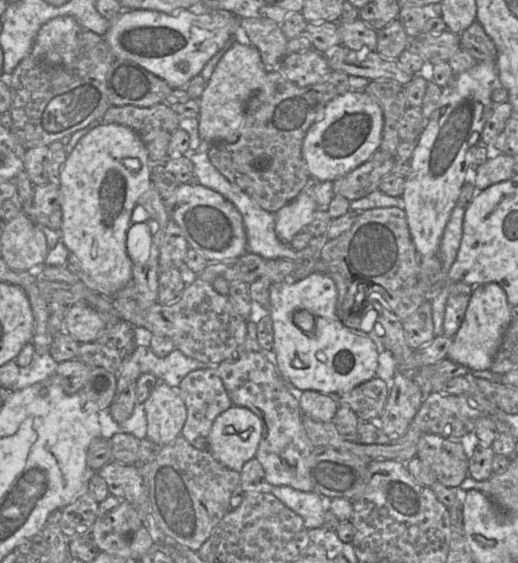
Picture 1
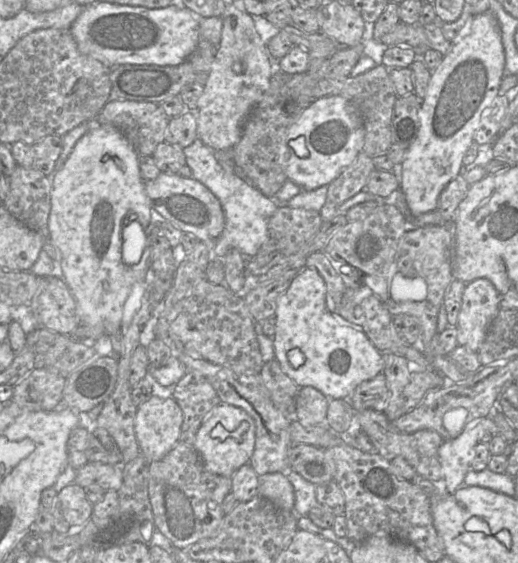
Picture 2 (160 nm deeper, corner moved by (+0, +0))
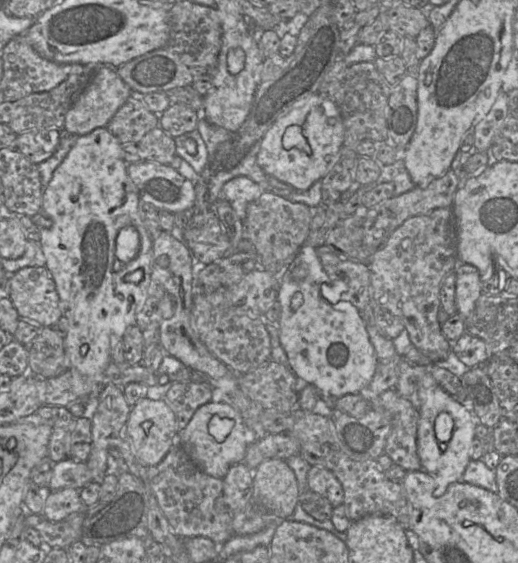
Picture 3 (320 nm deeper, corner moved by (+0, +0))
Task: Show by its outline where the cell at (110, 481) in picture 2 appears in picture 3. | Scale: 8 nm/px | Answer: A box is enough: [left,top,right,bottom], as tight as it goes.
[48,458,94,491]

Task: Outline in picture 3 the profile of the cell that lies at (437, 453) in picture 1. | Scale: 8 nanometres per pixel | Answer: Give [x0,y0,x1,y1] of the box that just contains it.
[370,388,422,472]

